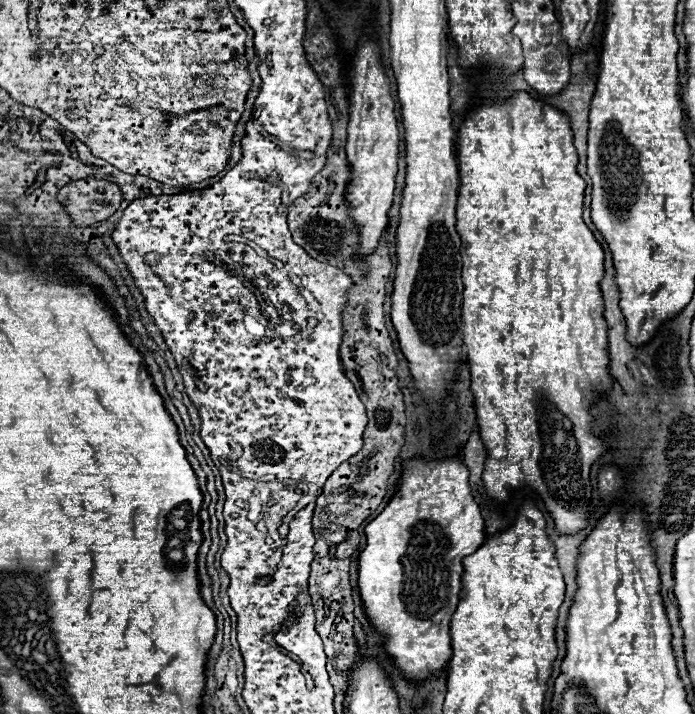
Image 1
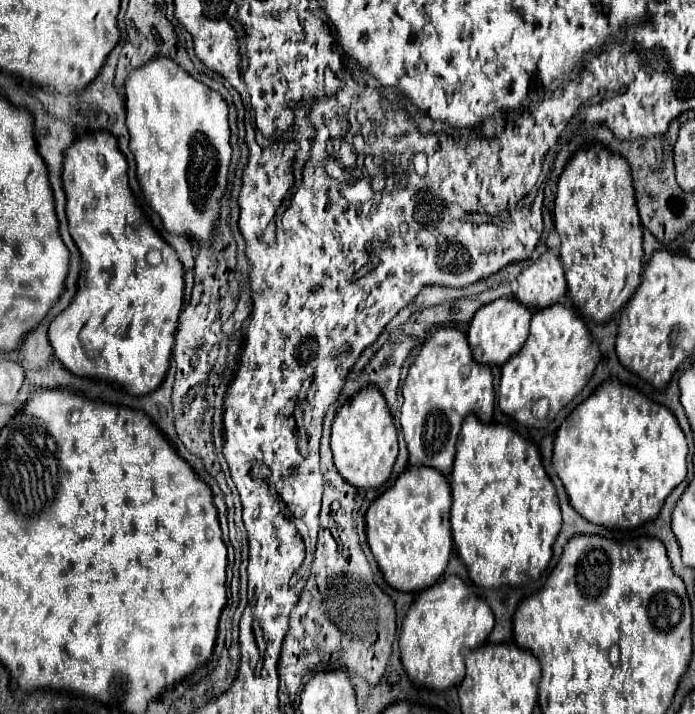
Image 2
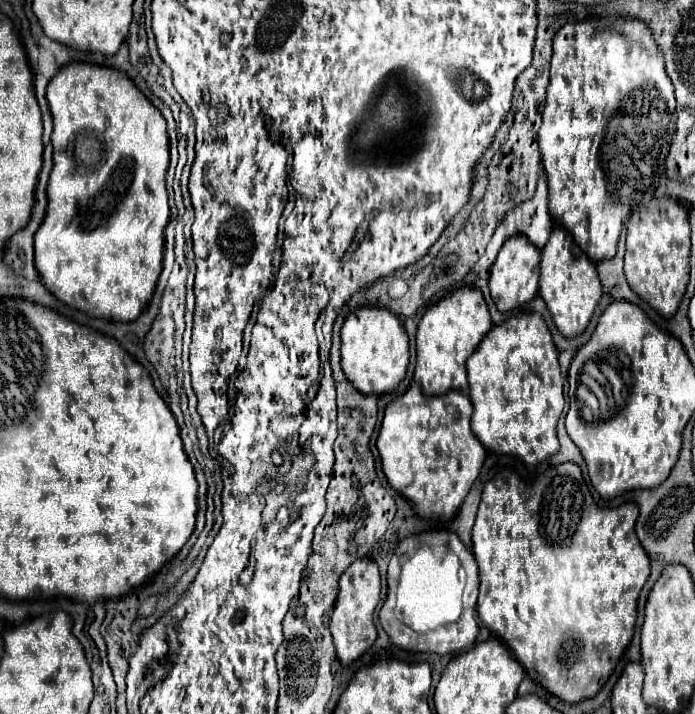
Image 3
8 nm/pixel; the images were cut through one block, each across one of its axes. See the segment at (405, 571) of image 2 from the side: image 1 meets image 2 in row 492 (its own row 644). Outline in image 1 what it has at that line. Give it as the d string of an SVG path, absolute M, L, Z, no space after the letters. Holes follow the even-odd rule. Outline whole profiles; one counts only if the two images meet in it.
M408 460L398 482L398 492L364 532L366 548L358 556L358 588L366 618L384 636L384 650L392 656L406 680L420 682L432 678L442 672L452 654L448 632L462 590L462 558L474 554L486 538L480 508L470 494L468 468L464 460Z

